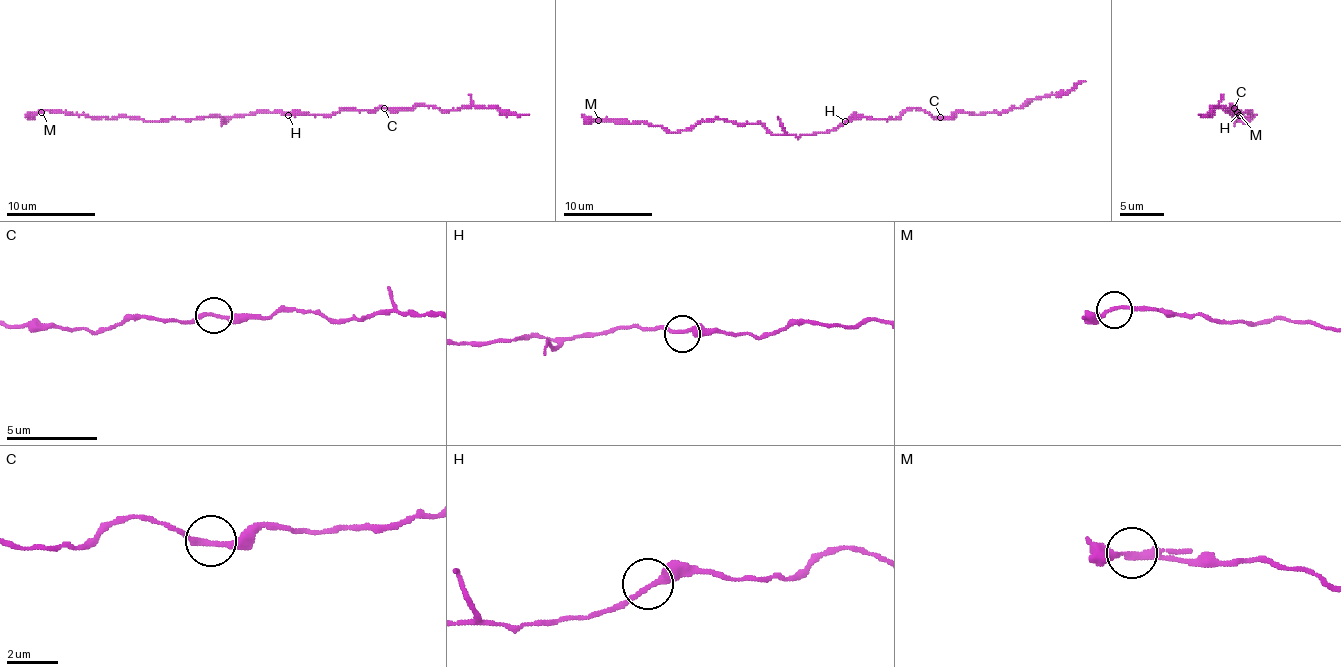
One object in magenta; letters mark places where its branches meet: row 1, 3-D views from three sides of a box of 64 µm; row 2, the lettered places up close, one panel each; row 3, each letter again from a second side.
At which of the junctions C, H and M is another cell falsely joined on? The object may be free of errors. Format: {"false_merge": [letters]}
{"false_merge": ["M"]}

